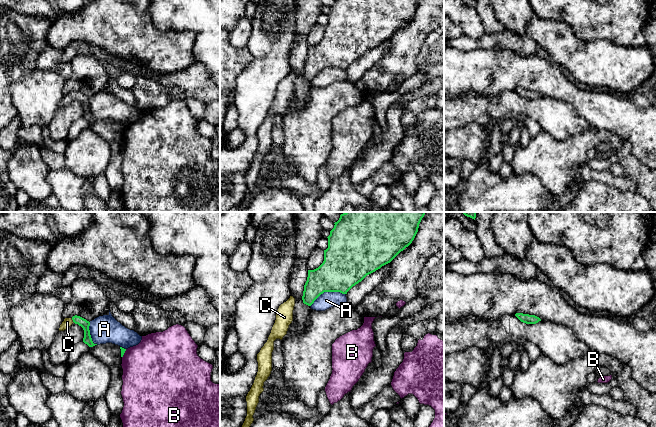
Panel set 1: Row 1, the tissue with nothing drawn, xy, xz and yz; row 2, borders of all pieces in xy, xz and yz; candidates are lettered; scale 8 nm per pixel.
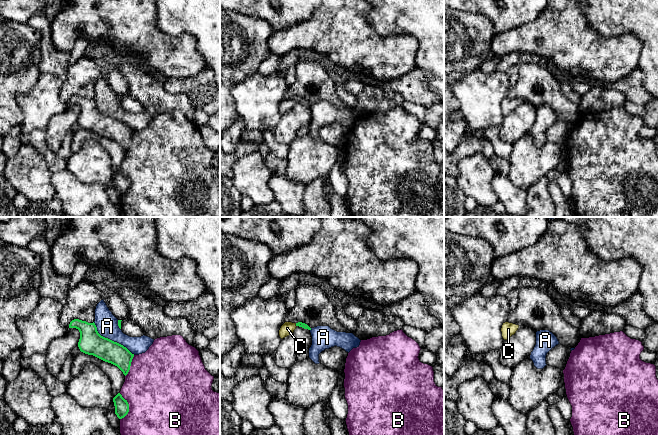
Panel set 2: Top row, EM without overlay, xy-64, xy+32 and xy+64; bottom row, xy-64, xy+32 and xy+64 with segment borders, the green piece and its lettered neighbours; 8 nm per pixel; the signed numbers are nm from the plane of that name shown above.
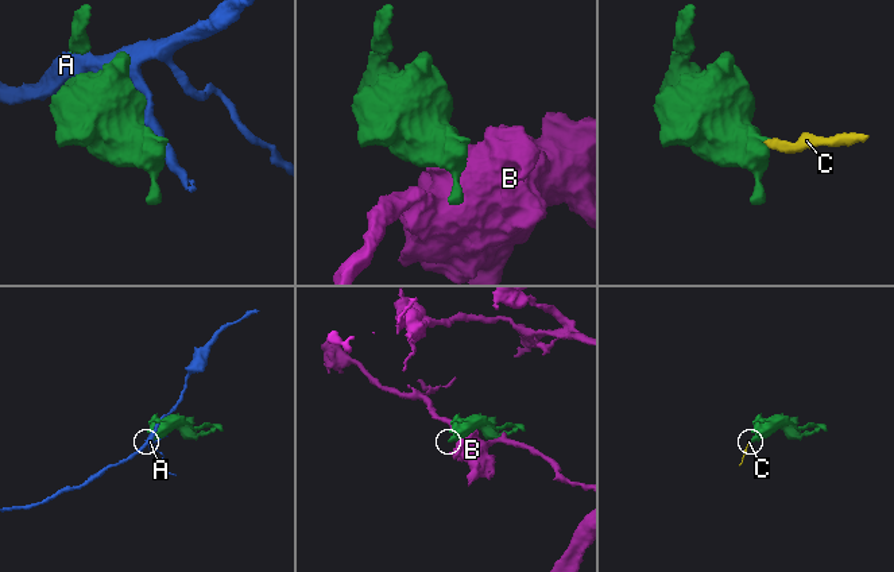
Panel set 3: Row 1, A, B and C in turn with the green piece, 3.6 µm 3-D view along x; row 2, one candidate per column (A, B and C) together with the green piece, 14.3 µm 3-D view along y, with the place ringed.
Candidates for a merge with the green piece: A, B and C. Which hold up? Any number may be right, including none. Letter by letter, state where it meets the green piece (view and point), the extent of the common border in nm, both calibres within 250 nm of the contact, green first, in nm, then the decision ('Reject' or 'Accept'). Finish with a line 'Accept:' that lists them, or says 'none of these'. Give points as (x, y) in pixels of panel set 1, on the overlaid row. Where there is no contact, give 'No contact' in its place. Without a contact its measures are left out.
A: Touches green at xz (327, 291). Shared border 300 nm. Thickness 340 nm (green) against 130 nm. Reject
B: Touches green at xy (124, 352). Shared border 80 nm. Thickness 40 nm (green) against 440 nm. Reject
C: Touches green at xy (72, 319). Shared border 50 nm. Thickness 70 nm (green) against 70 nm. Accept
Accept: C

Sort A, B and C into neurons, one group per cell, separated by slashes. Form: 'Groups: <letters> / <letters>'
Groups: A / B / C

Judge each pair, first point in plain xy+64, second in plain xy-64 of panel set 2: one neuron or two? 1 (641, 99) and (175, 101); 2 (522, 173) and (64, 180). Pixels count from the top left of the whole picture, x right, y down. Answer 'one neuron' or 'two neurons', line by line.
1: two neurons
2: two neurons

